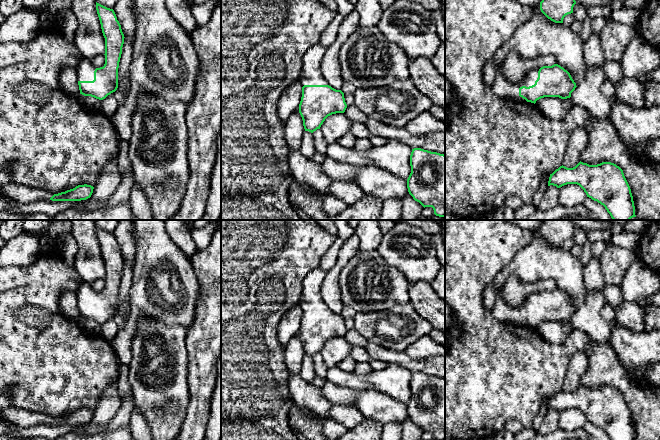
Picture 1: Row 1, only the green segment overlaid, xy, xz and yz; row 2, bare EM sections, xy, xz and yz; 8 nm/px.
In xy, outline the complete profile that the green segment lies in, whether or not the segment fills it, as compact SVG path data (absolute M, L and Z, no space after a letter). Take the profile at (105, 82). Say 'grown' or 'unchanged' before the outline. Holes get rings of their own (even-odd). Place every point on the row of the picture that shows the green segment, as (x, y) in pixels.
grown | M96 2L96 10L105 38L105 64L96 68L91 60L82 57L75 70L80 94L103 100L118 88L118 68L125 37L113 9Z

